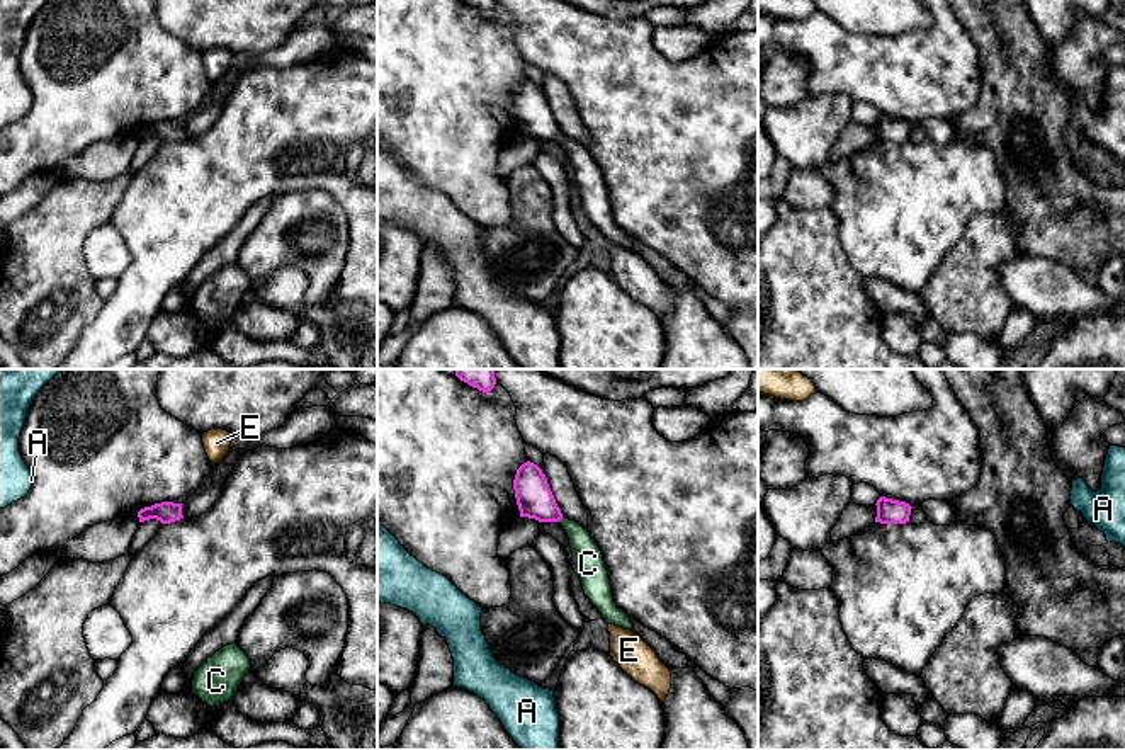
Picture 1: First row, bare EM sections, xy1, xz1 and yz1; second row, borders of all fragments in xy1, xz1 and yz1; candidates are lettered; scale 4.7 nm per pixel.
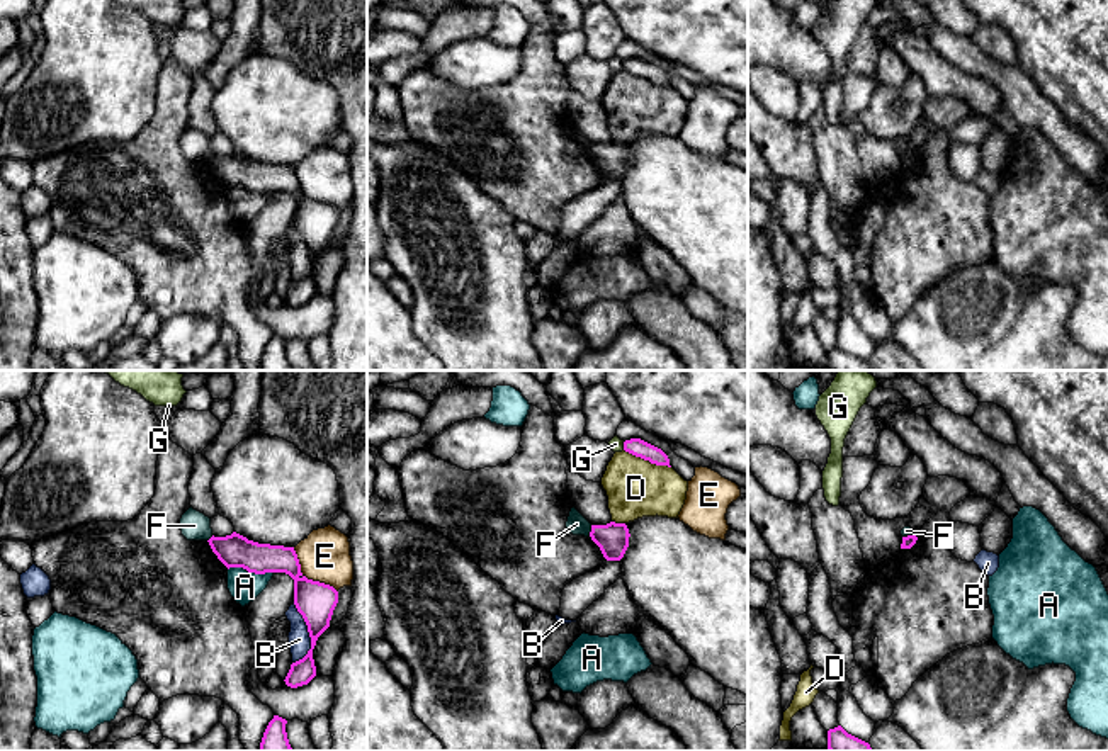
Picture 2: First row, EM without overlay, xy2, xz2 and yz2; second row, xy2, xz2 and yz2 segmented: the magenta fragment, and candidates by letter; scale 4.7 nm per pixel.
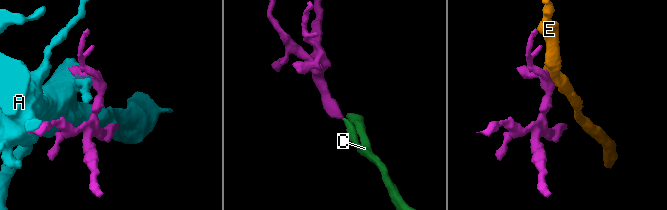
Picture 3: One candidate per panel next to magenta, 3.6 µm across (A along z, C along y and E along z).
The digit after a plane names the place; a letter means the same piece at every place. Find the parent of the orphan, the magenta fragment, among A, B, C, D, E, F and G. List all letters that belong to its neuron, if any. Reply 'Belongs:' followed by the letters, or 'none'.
Belongs: C

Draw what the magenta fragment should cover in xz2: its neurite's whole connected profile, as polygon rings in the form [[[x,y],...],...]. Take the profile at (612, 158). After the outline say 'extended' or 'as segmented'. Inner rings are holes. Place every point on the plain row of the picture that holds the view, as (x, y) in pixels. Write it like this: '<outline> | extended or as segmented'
[[[610,141],[607,144],[591,144],[590,156],[607,180],[620,180],[629,167],[630,153],[625,143]]] | as segmented

